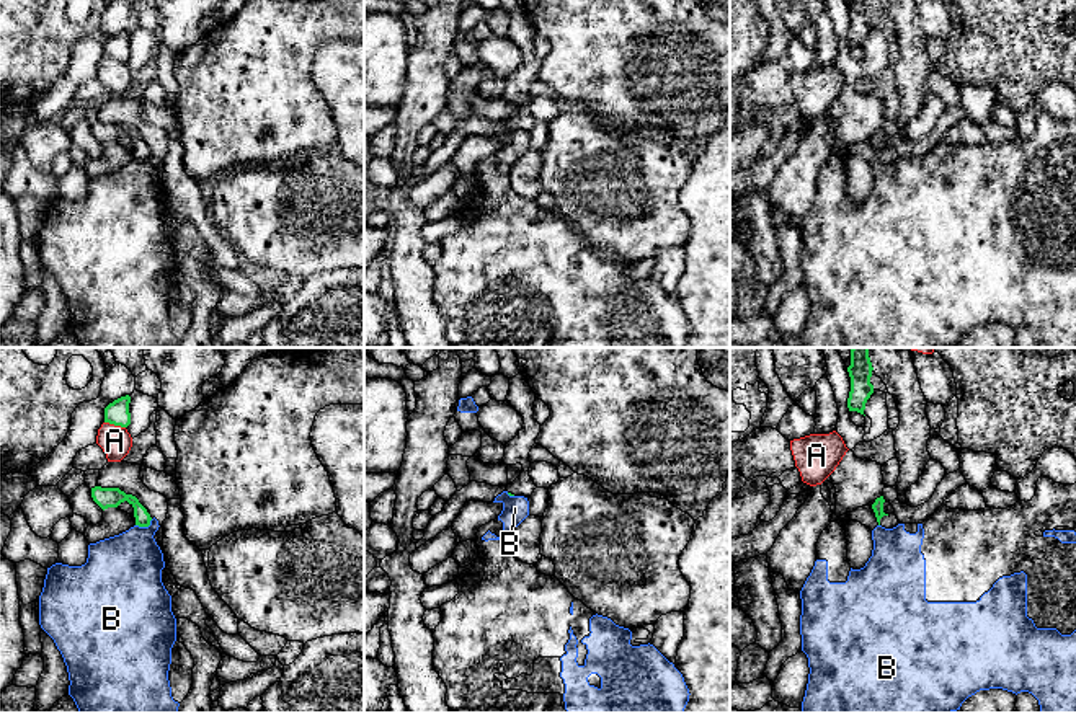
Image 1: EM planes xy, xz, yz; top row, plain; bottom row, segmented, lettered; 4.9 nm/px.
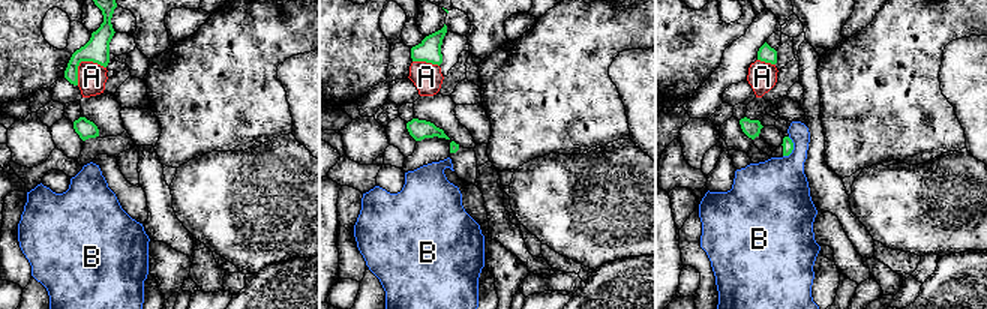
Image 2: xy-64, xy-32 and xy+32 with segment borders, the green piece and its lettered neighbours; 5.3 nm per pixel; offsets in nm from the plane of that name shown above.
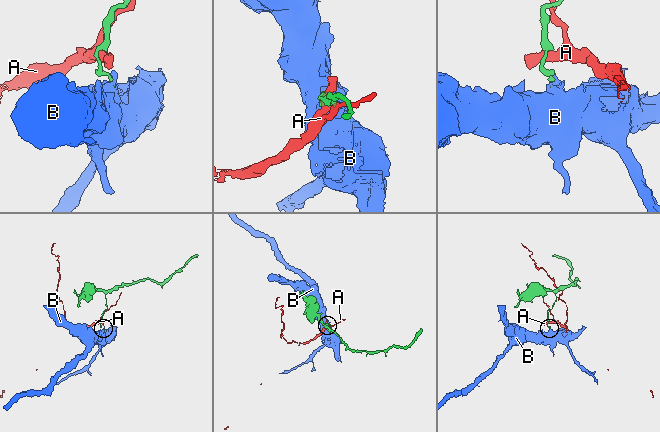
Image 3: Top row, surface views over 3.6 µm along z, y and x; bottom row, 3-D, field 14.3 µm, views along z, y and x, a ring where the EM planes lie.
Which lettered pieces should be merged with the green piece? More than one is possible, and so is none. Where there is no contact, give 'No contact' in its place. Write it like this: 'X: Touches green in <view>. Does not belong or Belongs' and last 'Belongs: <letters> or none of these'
A: Touches green in xy. Does not belong
B: Touches green in xy. Does not belong
Belongs: none of these

